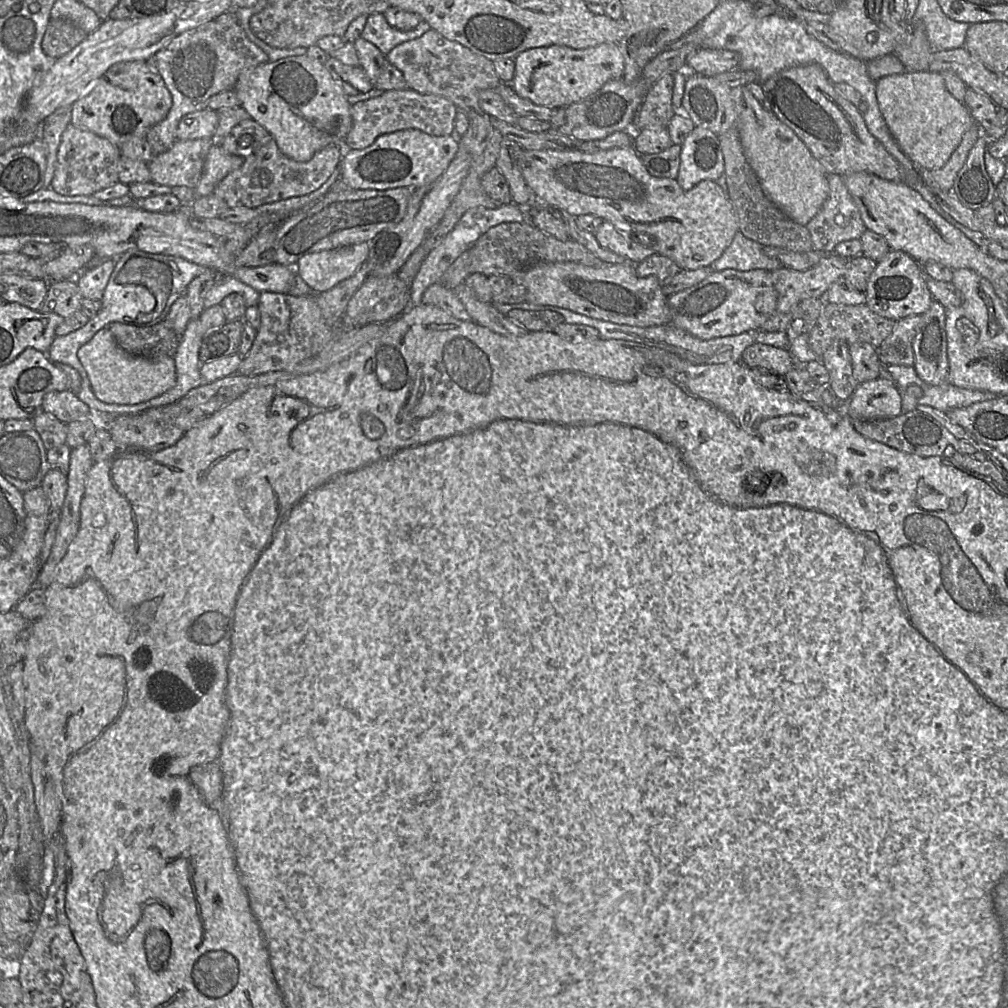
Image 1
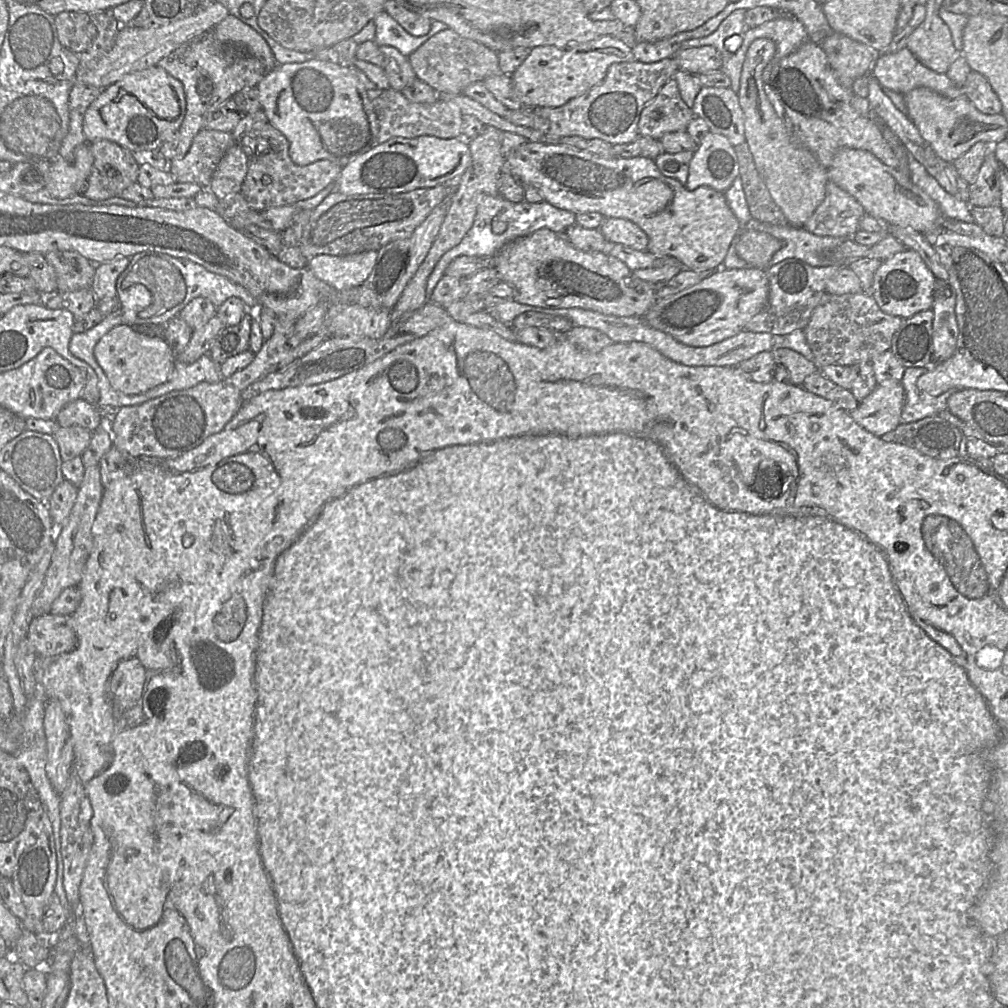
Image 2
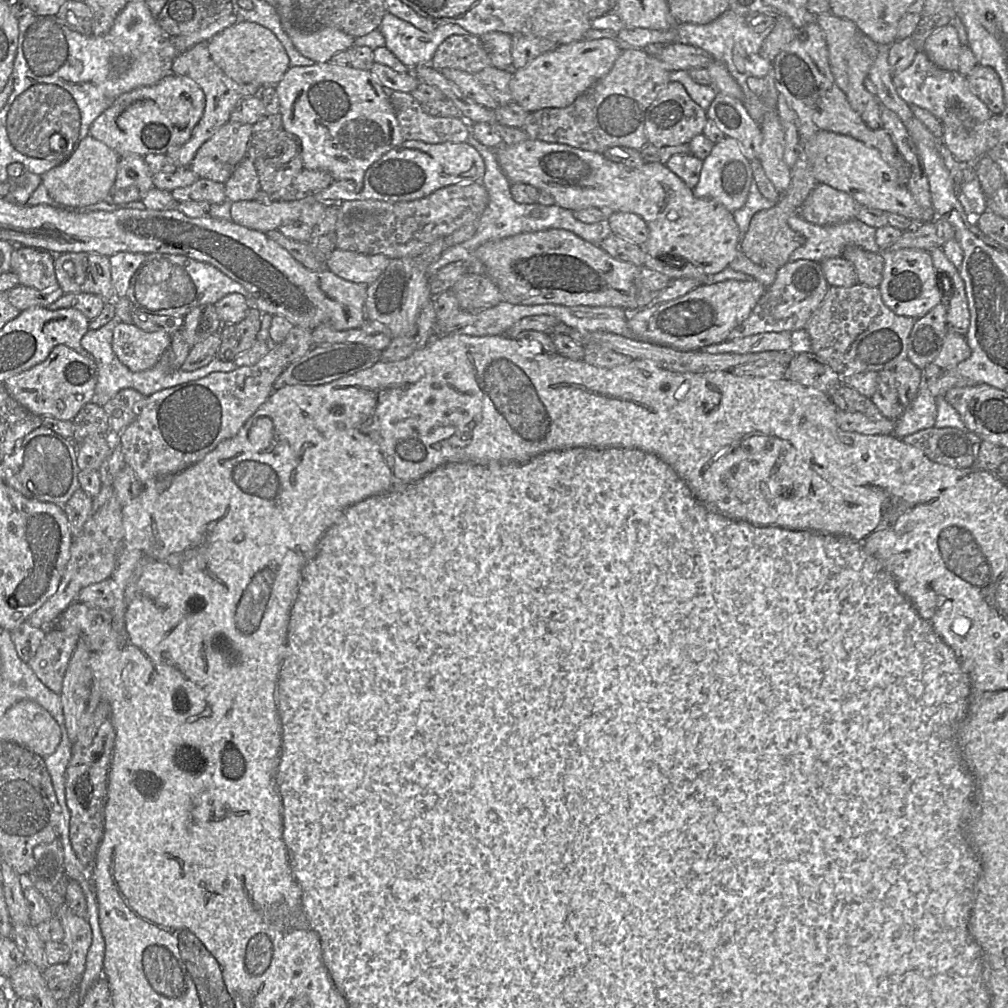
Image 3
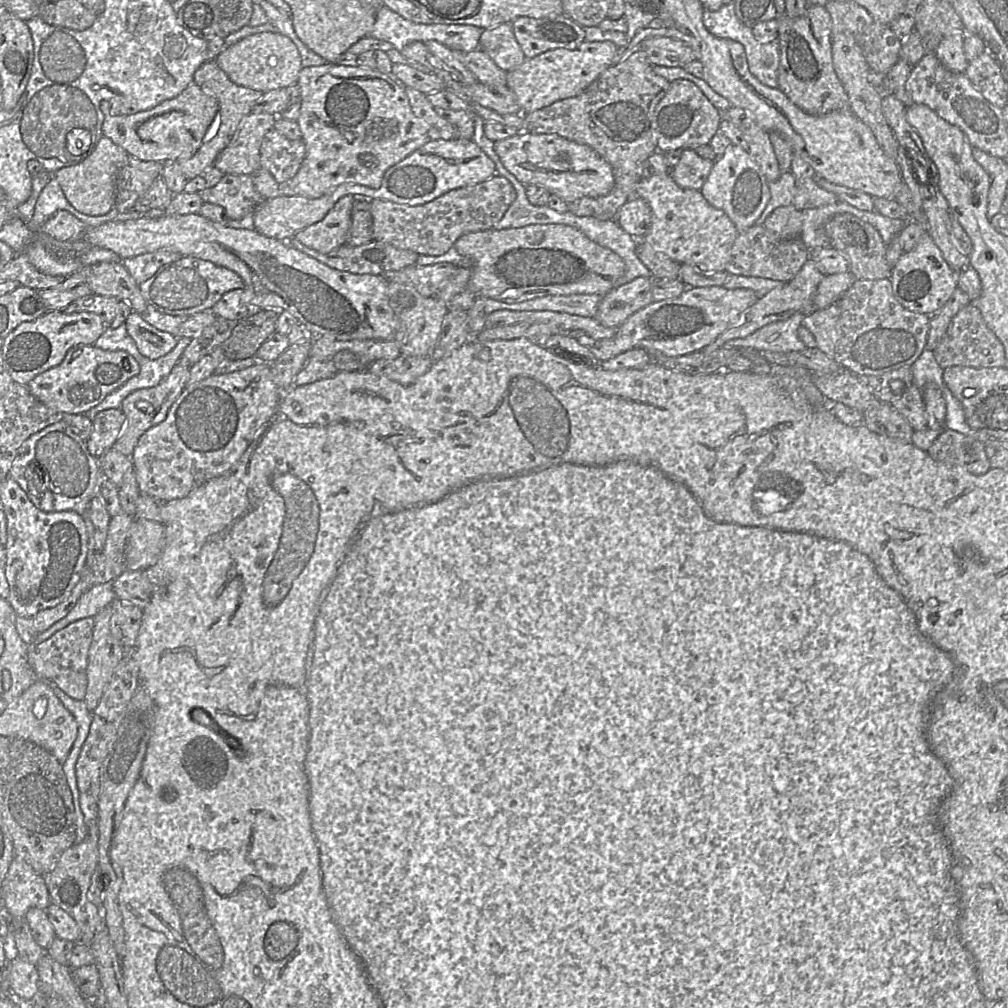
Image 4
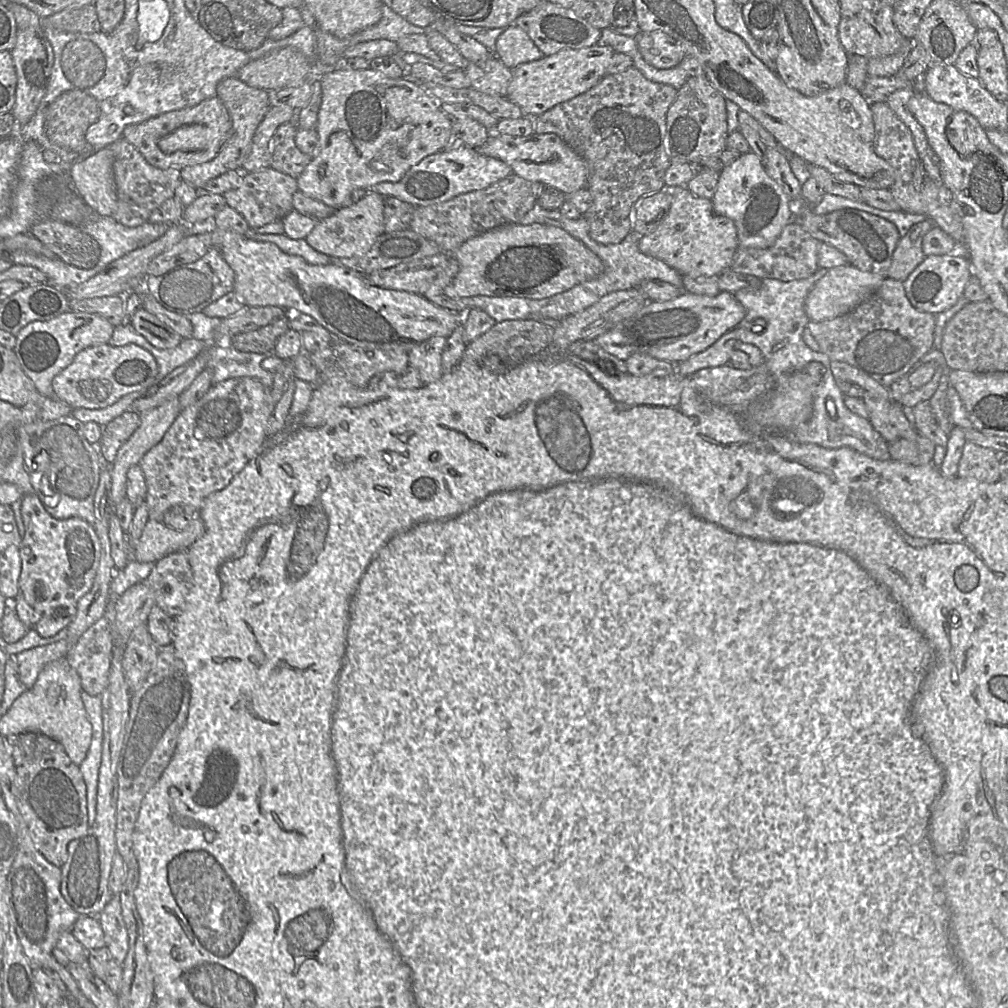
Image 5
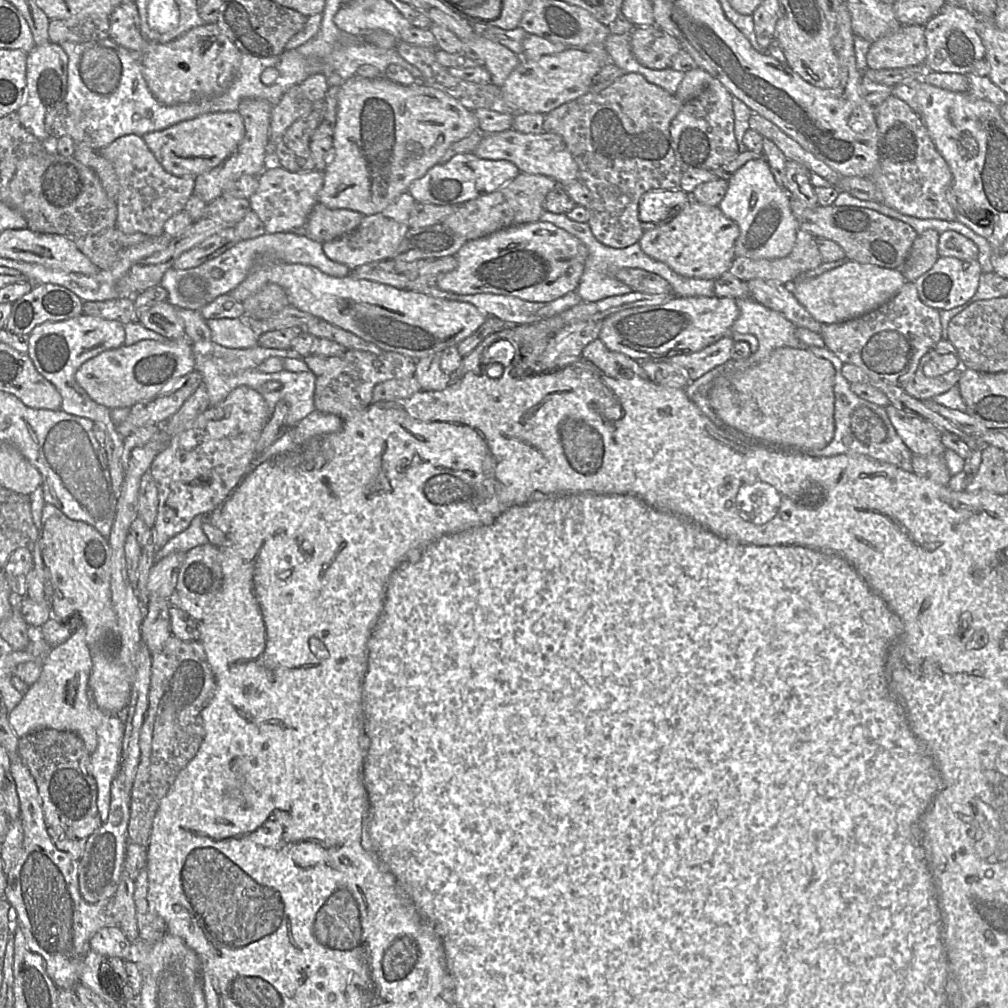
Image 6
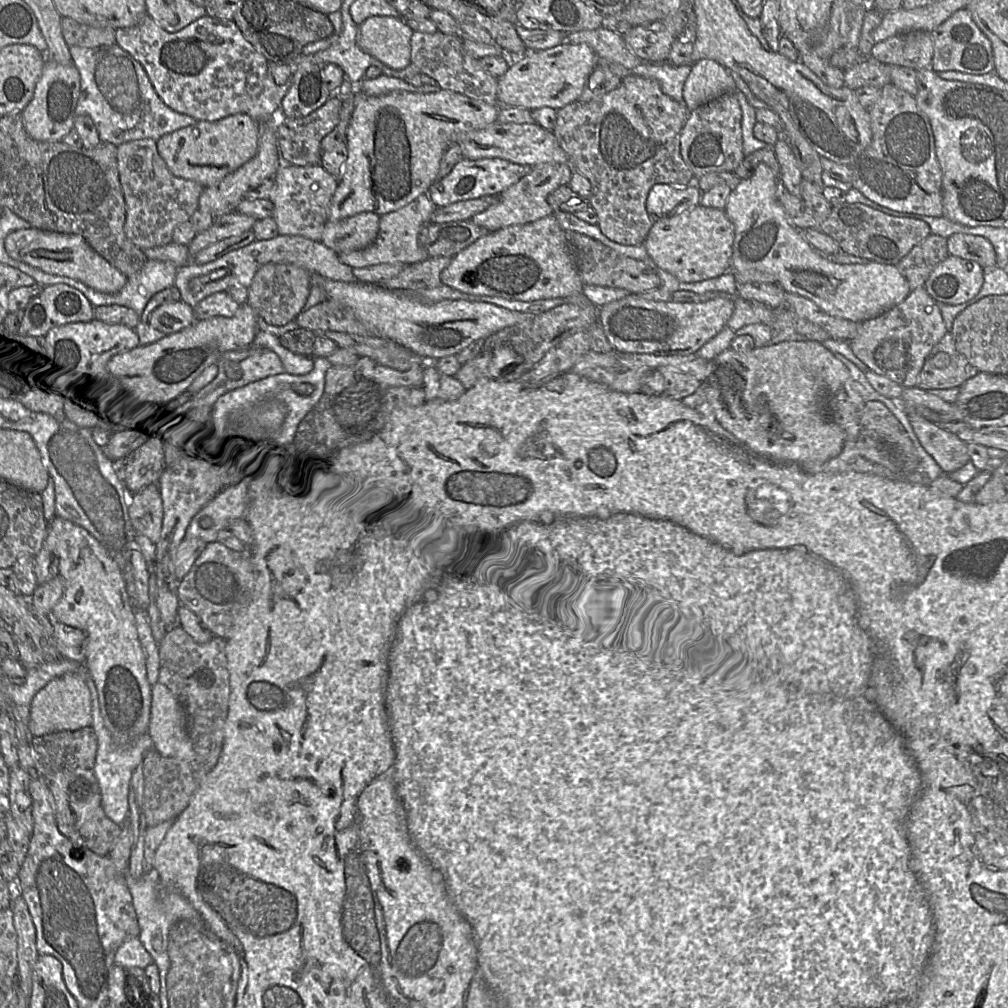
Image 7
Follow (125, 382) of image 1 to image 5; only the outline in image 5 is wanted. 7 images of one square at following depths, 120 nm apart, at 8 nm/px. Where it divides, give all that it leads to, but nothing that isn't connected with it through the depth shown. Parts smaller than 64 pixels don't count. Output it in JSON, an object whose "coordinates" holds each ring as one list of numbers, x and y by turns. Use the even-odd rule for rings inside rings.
{"coordinates":[[143,308,135,313,131,325,150,344,159,349,174,348,183,340,168,325]]}

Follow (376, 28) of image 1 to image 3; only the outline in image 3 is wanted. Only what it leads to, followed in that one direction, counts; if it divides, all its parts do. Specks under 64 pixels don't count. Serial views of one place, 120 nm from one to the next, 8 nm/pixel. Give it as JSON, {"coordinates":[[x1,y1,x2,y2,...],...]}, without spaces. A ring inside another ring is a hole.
{"coordinates":[[385,11,378,30,385,38,385,47,412,68,429,64,439,45,449,36,468,33,452,23,437,24,431,32,424,32,388,11]]}

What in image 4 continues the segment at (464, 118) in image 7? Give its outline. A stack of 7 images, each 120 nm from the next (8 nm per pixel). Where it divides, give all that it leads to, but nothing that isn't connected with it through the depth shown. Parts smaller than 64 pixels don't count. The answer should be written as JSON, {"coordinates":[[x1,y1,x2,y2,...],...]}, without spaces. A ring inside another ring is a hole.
{"coordinates":[[326,63,321,66,303,67,299,72,296,86,301,98,300,114,297,123,302,133,302,141,305,144,305,158,297,174,288,182,279,184,280,196,307,196,310,198,318,198,343,183,354,183,377,189,380,187,383,175,387,169,432,140,427,134,426,124,416,117,412,111,408,96,405,92,406,86,391,78,390,75,367,67,341,66,336,63]]}

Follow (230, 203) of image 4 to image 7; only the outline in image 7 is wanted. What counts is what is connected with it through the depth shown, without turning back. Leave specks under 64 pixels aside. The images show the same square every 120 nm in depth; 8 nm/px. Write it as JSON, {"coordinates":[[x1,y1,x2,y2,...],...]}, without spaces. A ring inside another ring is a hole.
{"coordinates":[[320,164,280,167,273,176,274,186,270,200,280,235,299,235,321,241,324,226,329,220,329,207,338,186,338,179]]}

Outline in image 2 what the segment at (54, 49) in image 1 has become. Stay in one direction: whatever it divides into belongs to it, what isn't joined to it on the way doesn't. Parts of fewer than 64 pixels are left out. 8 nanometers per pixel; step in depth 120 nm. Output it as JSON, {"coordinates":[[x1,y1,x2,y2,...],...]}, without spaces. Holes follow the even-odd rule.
{"coordinates":[[62,12,54,16,60,44,67,50,81,54,92,43,95,29,87,12]]}

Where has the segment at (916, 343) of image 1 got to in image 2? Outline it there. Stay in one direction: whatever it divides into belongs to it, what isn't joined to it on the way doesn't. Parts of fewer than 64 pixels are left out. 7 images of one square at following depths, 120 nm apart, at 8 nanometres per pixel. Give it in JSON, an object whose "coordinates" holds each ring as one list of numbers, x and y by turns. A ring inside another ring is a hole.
{"coordinates":[[937,281,932,304,932,363,948,360,954,353,958,340,955,314,955,290,949,281]]}

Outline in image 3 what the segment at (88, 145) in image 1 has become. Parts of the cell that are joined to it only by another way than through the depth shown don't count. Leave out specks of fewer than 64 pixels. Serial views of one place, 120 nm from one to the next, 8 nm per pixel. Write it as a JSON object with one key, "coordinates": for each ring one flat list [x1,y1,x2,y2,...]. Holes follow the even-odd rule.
{"coordinates":[[120,154,115,182,103,201,110,204,141,201,154,188,152,177,143,157]]}

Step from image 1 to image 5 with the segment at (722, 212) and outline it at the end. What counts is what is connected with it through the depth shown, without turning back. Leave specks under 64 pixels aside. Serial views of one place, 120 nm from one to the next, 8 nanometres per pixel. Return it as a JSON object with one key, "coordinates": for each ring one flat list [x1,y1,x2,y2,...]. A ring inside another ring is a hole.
{"coordinates":[[492,133,477,150,508,164,512,174,530,182,554,187,566,196,586,188,588,182,589,169,584,159,555,133,532,133,528,136],[666,187,672,195,668,213,649,234,639,236,639,249,682,275,715,276,729,269,739,247,736,226,730,218,714,211,712,200,694,195,686,187]]}

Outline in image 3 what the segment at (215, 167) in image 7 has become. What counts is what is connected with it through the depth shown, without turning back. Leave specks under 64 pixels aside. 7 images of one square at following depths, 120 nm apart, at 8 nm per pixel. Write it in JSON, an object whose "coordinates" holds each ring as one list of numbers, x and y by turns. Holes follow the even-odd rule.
{"coordinates":[[170,73,157,83,135,88,118,96,91,124,89,135,120,154,144,157,166,154,187,142,201,119,205,95,201,87,186,76]]}

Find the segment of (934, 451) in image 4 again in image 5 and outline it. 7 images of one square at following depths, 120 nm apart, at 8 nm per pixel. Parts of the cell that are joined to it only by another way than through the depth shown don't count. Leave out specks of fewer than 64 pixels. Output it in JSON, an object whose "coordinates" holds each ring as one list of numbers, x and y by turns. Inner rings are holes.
{"coordinates":[[967,441,959,461,958,476,975,478,986,483,999,481,1001,475,996,452]]}

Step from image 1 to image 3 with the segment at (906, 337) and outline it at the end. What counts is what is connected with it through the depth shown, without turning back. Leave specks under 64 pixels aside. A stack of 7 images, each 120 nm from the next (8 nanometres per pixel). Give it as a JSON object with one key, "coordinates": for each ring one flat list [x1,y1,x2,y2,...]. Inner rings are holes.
{"coordinates":[[941,302,915,320,908,338,908,360,924,369,938,355,946,333,947,306]]}

